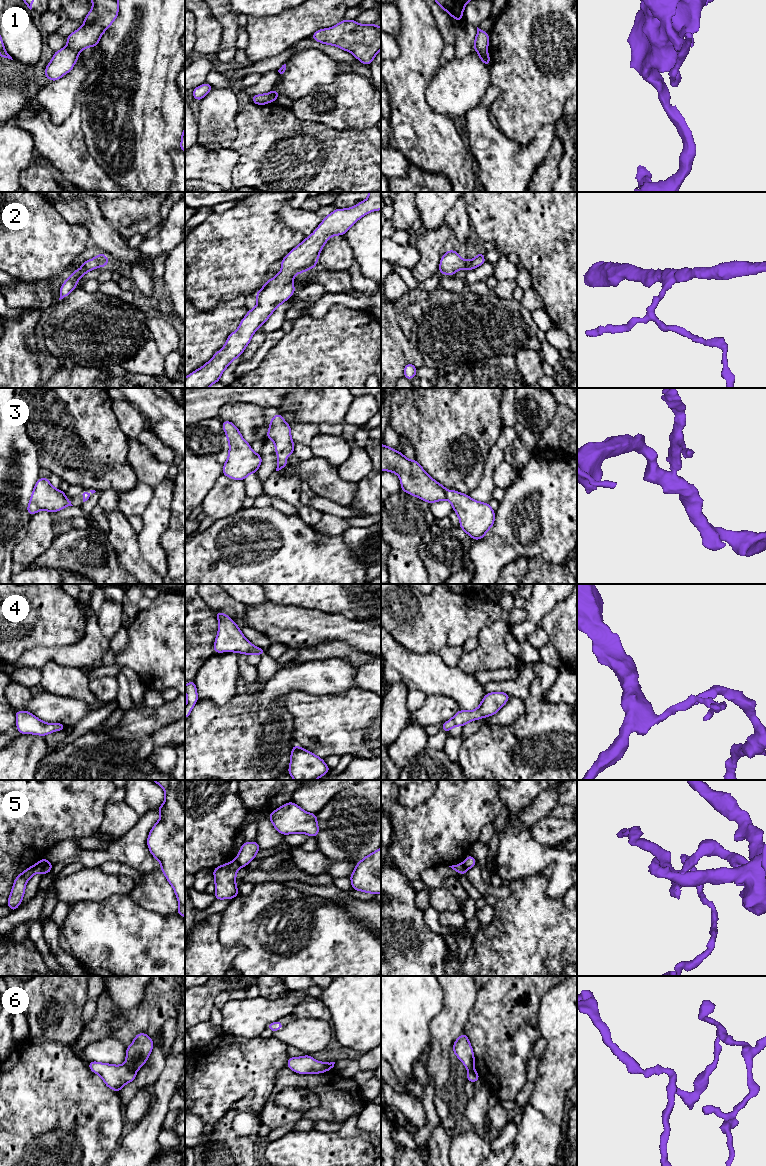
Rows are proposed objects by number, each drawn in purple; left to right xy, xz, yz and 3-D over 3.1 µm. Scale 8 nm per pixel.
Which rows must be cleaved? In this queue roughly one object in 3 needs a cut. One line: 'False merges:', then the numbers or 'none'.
False merges: 1, 5, 6

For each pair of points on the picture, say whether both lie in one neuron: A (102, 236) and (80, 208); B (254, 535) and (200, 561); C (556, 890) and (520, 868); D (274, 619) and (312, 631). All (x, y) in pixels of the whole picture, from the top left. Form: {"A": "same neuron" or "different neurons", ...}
{"A": "same neuron", "B": "same neuron", "C": "same neuron", "D": "same neuron"}

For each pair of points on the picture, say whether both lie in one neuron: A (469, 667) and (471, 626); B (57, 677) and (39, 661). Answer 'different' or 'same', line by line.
A: different
B: different

